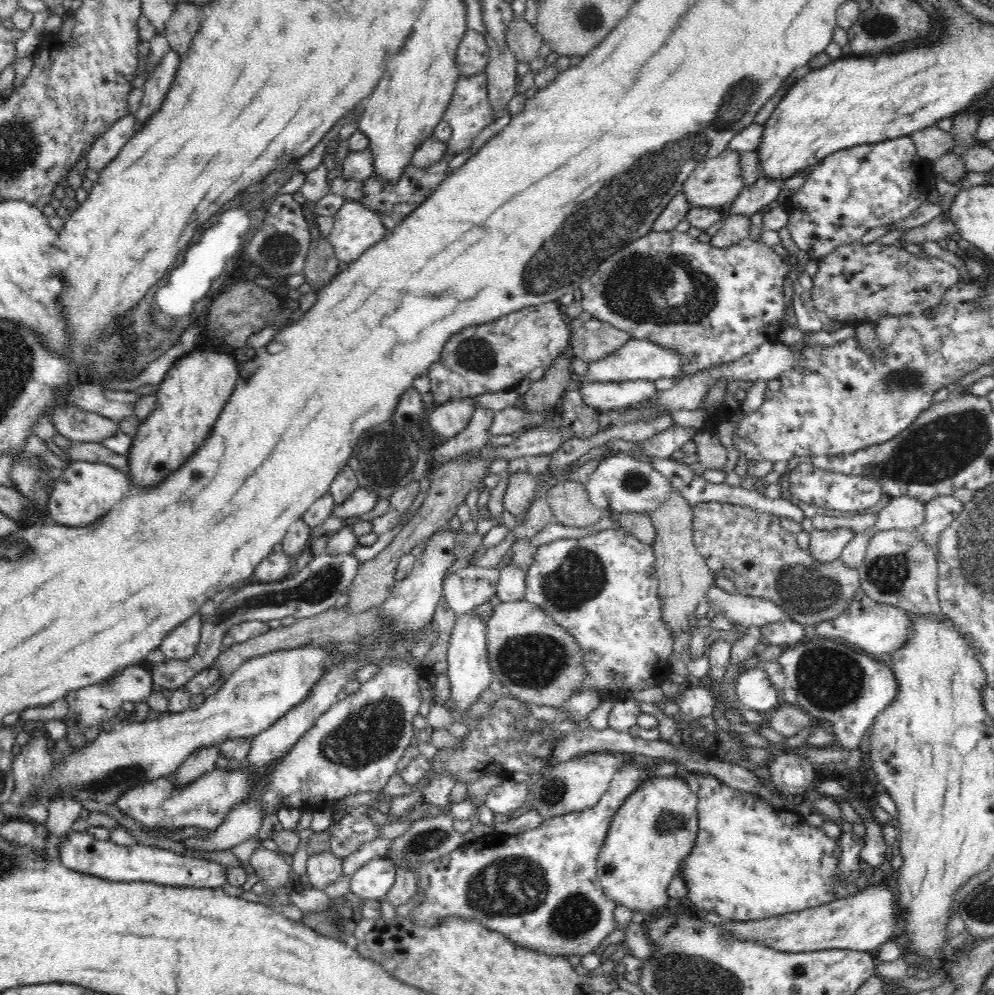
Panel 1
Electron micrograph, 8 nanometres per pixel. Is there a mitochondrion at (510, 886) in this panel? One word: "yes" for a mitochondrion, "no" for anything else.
yes

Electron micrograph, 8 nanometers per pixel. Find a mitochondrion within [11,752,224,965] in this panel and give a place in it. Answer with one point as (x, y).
(132, 773)

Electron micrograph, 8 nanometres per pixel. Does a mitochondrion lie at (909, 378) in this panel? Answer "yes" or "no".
yes

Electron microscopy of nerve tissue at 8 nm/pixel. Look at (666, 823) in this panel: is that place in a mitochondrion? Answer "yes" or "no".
yes

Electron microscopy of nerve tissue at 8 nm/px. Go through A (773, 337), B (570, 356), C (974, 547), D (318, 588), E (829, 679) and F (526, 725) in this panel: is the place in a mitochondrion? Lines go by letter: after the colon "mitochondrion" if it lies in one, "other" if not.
A: other
B: other
C: mitochondrion
D: mitochondrion
E: mitochondrion
F: other

